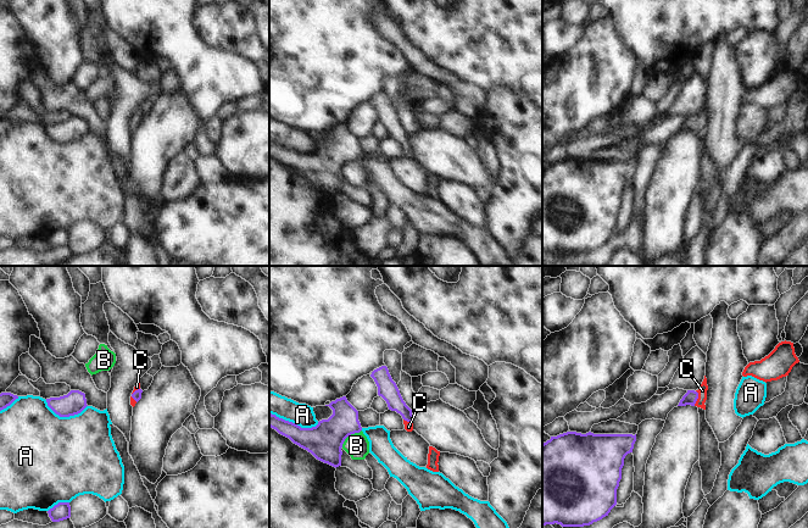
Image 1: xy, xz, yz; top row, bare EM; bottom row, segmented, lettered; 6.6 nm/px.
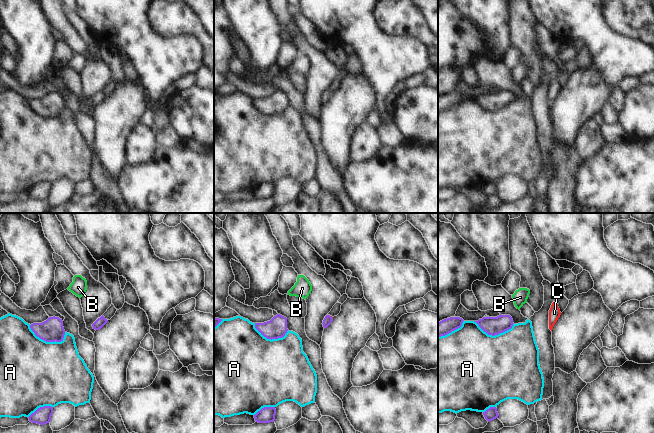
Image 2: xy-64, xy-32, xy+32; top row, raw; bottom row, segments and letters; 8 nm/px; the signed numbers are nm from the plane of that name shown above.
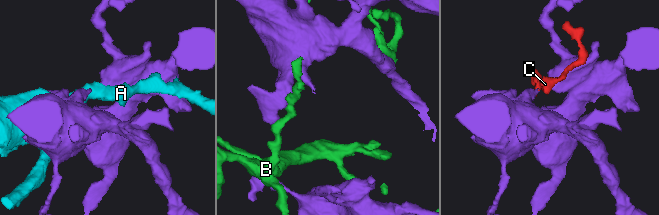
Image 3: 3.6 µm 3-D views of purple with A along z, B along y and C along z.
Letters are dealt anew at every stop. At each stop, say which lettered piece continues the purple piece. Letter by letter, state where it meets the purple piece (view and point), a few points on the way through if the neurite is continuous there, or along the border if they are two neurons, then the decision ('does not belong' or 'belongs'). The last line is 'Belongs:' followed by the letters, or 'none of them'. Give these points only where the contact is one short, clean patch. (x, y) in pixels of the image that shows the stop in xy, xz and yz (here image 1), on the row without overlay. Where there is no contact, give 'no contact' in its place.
A: contact xz (294, 150); does not belong
B: contact xz (349, 161); does not belong
C: contact yz (697, 124); way yz (690, 124), (697, 124), (702, 117); belongs
Belongs: C

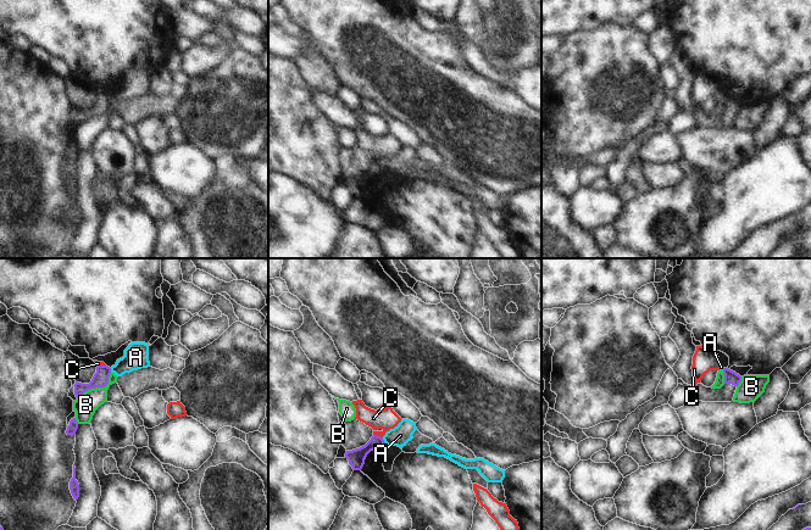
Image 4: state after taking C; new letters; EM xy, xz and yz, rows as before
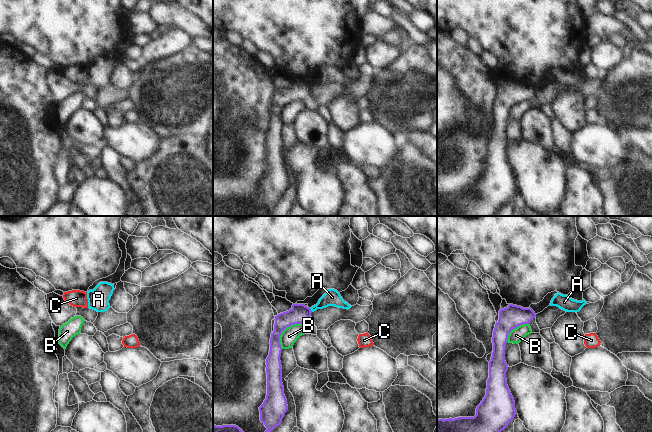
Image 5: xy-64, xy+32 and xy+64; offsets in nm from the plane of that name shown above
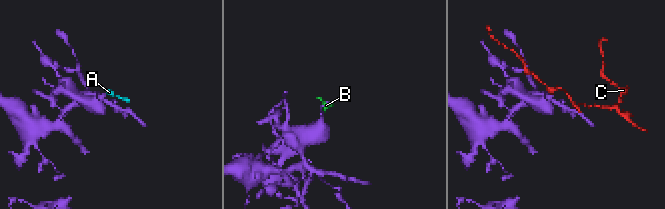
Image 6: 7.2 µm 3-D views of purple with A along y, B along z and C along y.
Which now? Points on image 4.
A: contact xz (383, 168); border xz (382, 165), (385, 171); does not belong
B: contact xy (98, 113); border xy (111, 99), (104, 113), (90, 115), (77, 126); does not belong
C: contact xz (378, 163); border xz (373, 161), (382, 165); does not belong
Belongs: none of them

